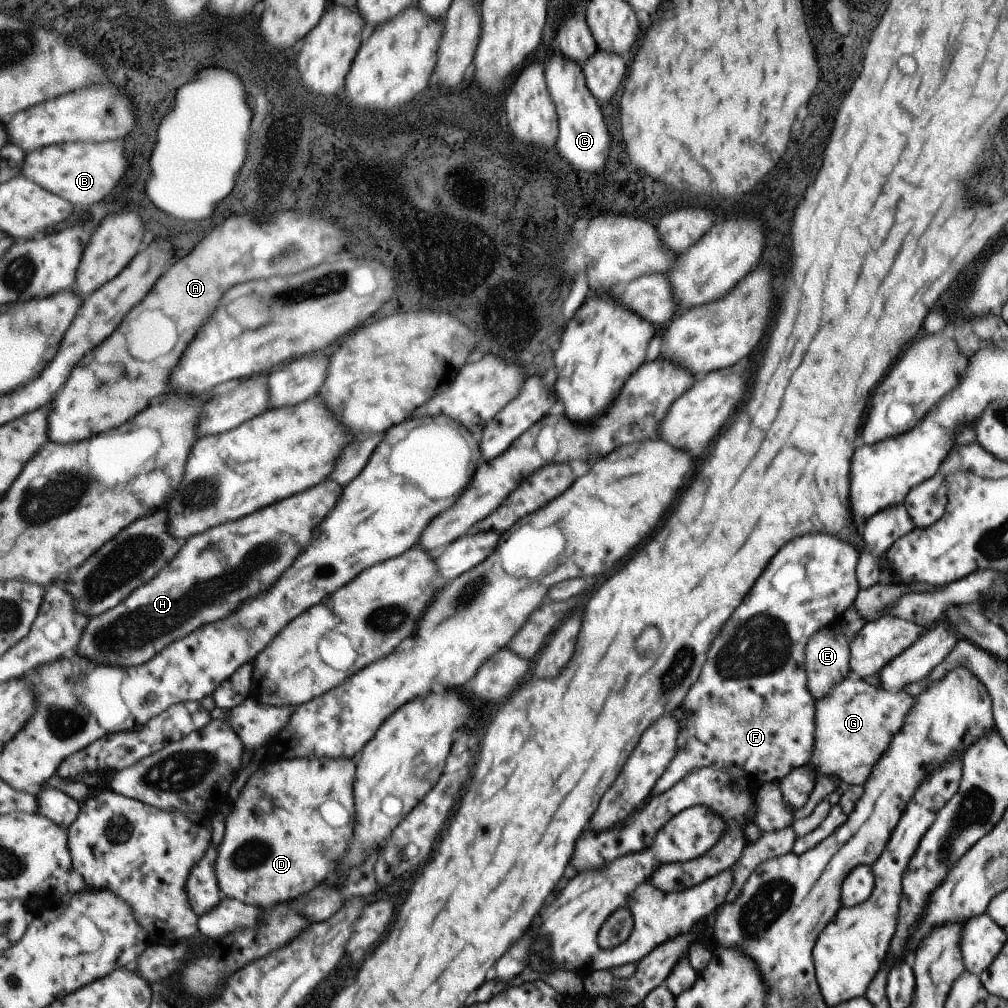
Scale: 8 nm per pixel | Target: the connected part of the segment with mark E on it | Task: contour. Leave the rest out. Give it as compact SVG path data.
M823 627L807 640L804 649L804 675L811 697L825 696L833 684L849 675L848 641L841 630Z

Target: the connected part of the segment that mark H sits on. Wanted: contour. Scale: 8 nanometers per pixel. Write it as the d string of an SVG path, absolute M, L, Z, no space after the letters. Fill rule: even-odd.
M328 479L318 486L267 506L254 514L231 523L211 528L206 533L189 538L183 543L175 560L171 560L153 580L137 588L115 609L93 617L81 638L79 658L83 662L121 666L125 669L150 662L173 642L195 633L199 628L223 621L253 600L260 599L273 584L277 584L295 558L311 544L321 522L333 512L344 488Z

